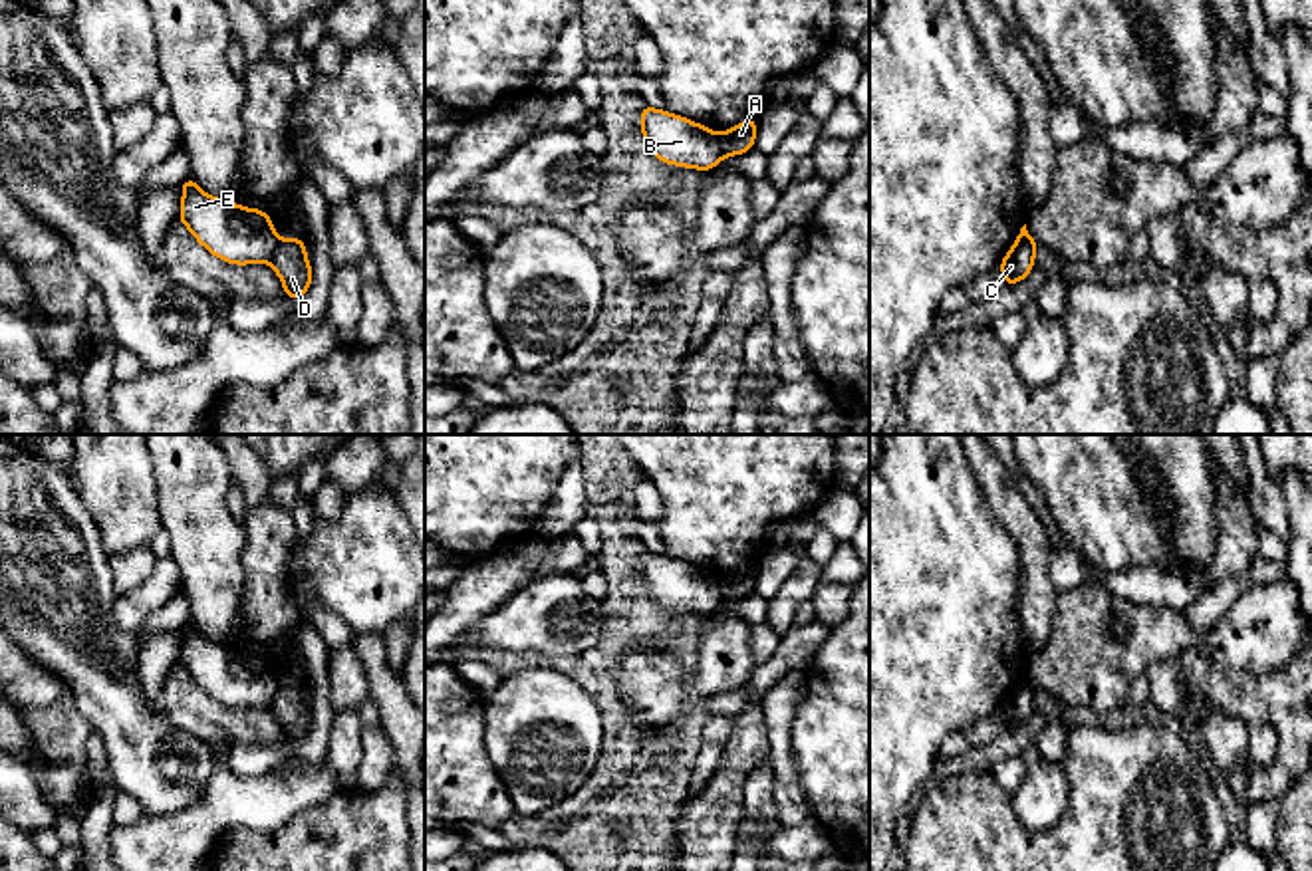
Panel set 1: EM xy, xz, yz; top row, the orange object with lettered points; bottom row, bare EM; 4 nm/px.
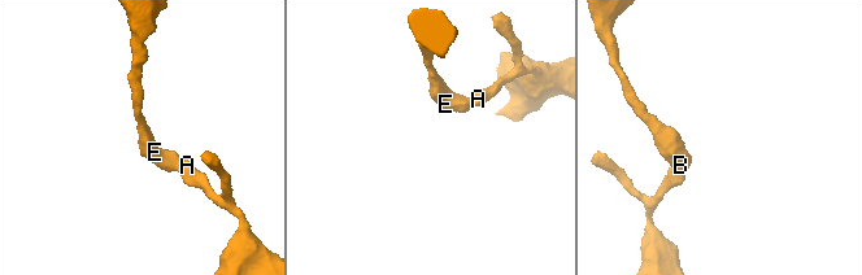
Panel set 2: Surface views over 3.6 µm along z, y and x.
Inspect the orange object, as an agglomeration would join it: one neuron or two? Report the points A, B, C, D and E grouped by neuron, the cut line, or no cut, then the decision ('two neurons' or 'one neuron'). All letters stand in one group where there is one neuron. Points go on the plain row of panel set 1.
A C D / B E | xz (717, 578), (717, 588), (725, 600) | two neurons

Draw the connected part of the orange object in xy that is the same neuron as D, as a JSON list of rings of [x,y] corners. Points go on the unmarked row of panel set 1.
[[[304,683],[280,684],[270,702],[270,710],[282,724],[284,738],[290,744],[300,744],[310,734],[314,714],[306,700]]]

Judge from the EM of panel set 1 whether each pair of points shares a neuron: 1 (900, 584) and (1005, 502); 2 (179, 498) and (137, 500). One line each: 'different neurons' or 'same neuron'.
1: different neurons
2: different neurons

